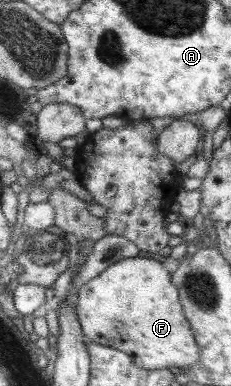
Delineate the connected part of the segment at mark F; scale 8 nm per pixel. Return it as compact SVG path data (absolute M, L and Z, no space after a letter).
M134 257L110 265L95 279L81 285L75 295L75 313L88 340L128 354L141 369L166 369L172 366L181 370L200 361L201 350L190 322L184 317L178 294L171 274L162 267L162 263L154 258Z

